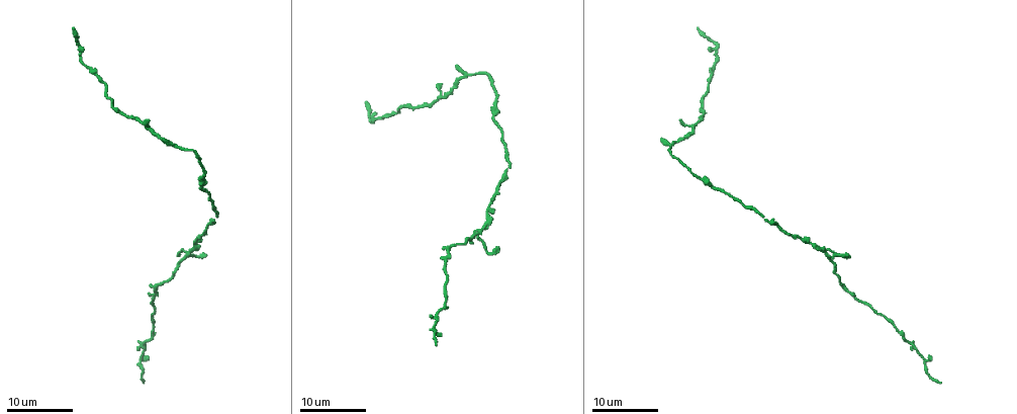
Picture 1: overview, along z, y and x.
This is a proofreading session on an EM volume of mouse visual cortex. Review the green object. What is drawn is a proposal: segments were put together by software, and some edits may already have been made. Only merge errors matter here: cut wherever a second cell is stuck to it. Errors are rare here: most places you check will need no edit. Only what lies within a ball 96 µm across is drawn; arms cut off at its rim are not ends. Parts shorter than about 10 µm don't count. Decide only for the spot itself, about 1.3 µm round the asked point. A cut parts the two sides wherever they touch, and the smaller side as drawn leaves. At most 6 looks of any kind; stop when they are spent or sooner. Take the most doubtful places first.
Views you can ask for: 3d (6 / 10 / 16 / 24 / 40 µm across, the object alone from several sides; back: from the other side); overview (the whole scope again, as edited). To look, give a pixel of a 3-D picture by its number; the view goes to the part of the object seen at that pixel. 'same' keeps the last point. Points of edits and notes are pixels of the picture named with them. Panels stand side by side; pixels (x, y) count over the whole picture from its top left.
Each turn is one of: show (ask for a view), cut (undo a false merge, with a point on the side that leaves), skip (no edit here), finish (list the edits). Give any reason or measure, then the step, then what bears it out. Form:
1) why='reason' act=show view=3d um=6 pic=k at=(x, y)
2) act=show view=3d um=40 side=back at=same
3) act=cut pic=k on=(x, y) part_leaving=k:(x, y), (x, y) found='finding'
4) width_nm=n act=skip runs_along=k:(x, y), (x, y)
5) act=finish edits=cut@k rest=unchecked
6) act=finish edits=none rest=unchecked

why='side arm on a straight run' act=show view=3d um=16 pic=1 at=(851, 292)

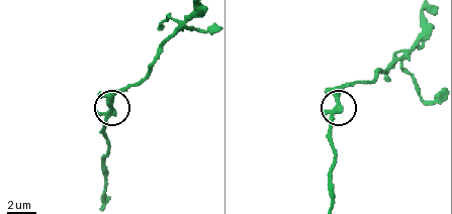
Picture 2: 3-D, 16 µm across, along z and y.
act=show view=3d um=10 pic=2 at=(114, 111)

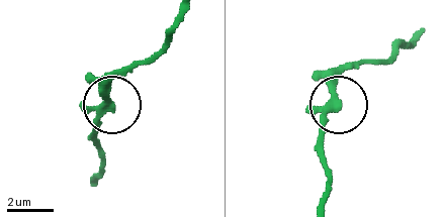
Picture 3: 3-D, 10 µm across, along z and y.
act=skip runs_along=3:(417, 38), (382, 60), (342, 73), (321, 140) found='continuous, no second cell'

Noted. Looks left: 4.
act=show view=3d um=16 pic=1 at=(482, 227)

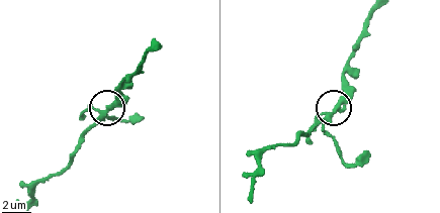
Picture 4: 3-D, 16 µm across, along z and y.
act=show view=3d um=6 pic=4 at=(110, 109)

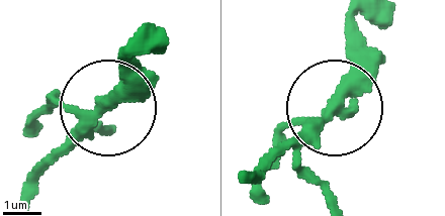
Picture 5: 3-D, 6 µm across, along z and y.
act=skip runs_along=5:(363, 11), (360, 79), (260, 172) found='all the same cell'

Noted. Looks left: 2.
why='four arms meet' act=show view=3d um=16 pic=1 at=(917, 349)

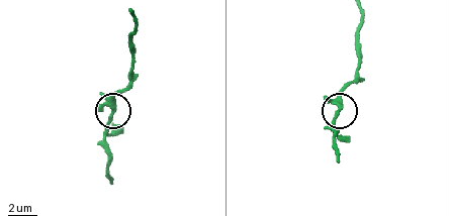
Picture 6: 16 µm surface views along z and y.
act=show view=3d um=10 pic=6 at=(111, 108)

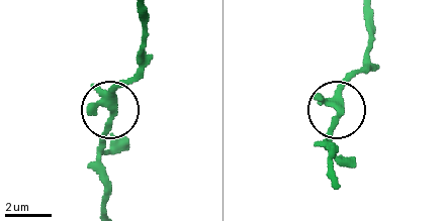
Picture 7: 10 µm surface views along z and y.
width_nm=250 act=skip found='continuous, no second cell'

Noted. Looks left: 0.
act=finish edits=none rest=unchecked

